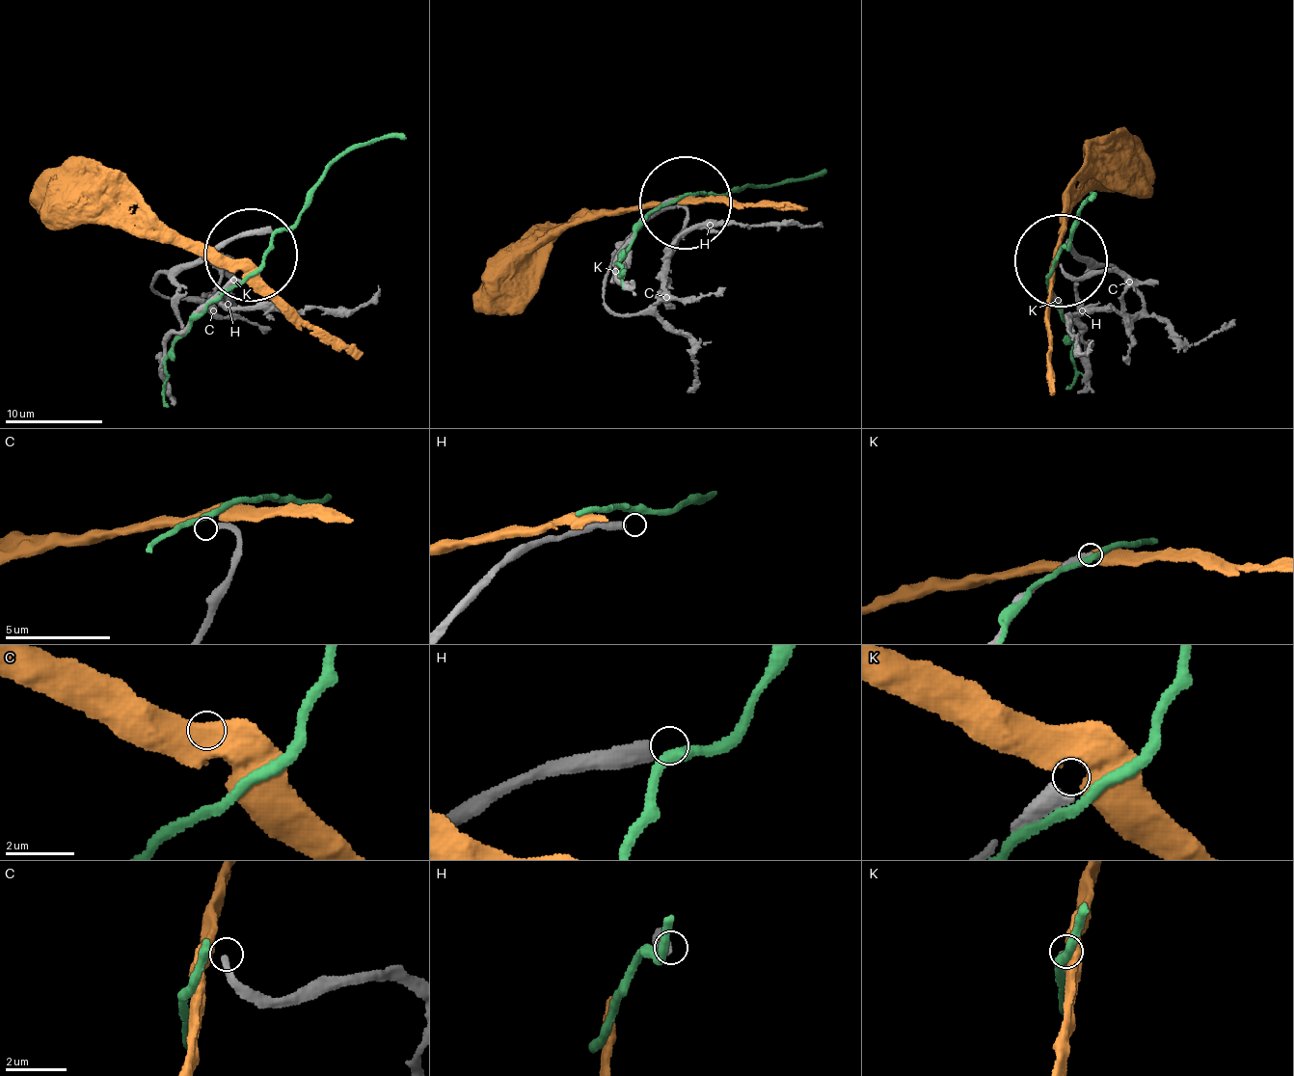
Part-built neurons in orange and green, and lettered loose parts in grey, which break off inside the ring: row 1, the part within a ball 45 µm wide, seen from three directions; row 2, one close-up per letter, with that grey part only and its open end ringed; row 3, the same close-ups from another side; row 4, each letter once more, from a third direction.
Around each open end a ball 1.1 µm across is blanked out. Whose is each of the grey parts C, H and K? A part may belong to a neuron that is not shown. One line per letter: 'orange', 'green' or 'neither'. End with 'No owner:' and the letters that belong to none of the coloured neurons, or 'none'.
C: neither
H: neither
K: neither
No owner: C, H, K

